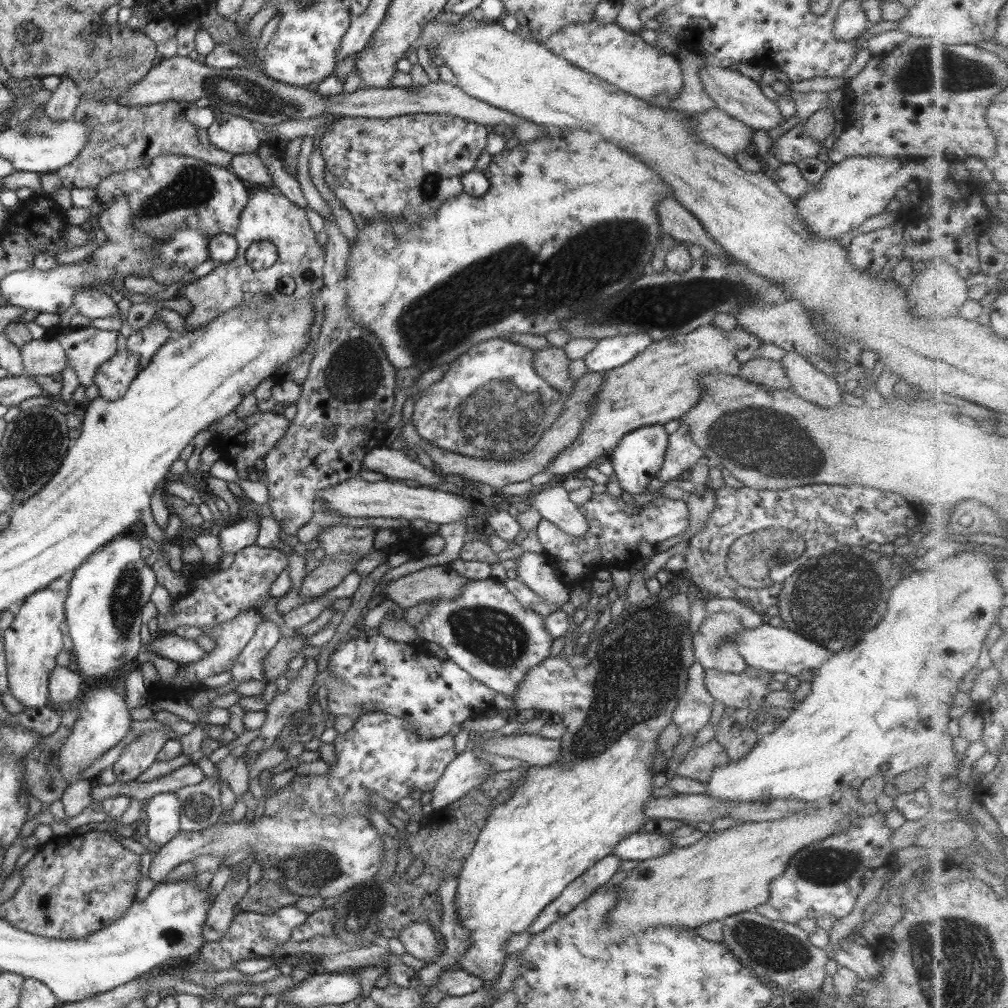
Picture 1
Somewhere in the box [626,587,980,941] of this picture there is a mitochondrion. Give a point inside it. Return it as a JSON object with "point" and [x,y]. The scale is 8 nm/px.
{"point":[820,867]}

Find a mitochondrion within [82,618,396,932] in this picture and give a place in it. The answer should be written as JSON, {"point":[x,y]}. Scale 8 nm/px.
{"point":[315,866]}

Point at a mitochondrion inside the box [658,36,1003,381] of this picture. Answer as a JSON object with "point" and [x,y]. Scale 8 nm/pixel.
{"point":[922,67]}

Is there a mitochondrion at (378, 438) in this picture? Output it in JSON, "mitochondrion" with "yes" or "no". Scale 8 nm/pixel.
{"mitochondrion":"yes"}

